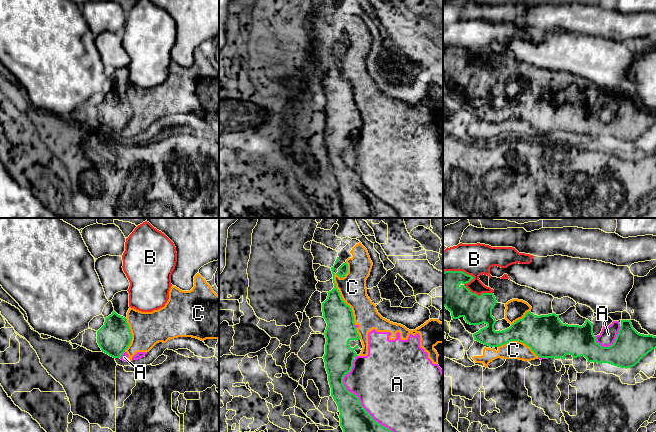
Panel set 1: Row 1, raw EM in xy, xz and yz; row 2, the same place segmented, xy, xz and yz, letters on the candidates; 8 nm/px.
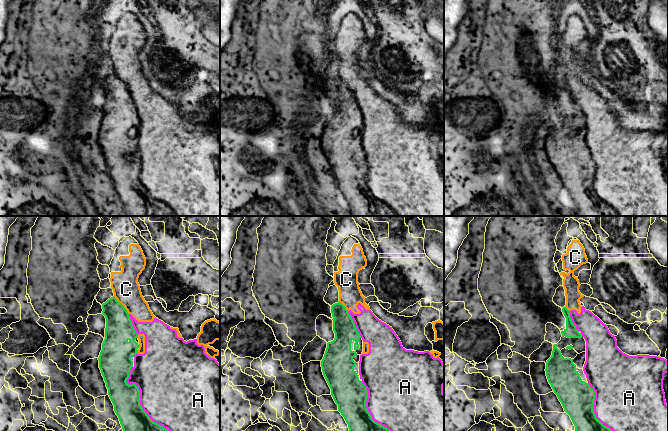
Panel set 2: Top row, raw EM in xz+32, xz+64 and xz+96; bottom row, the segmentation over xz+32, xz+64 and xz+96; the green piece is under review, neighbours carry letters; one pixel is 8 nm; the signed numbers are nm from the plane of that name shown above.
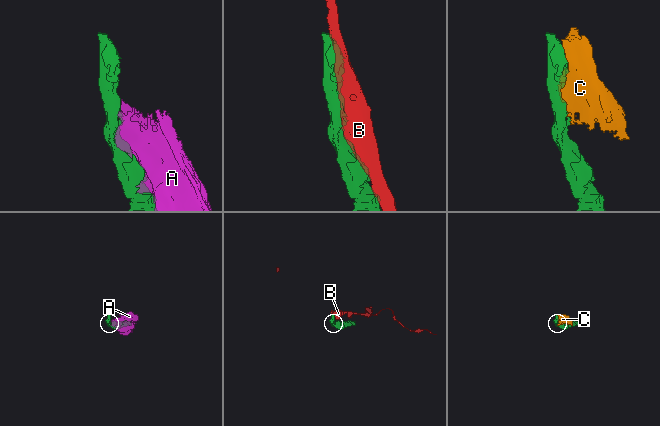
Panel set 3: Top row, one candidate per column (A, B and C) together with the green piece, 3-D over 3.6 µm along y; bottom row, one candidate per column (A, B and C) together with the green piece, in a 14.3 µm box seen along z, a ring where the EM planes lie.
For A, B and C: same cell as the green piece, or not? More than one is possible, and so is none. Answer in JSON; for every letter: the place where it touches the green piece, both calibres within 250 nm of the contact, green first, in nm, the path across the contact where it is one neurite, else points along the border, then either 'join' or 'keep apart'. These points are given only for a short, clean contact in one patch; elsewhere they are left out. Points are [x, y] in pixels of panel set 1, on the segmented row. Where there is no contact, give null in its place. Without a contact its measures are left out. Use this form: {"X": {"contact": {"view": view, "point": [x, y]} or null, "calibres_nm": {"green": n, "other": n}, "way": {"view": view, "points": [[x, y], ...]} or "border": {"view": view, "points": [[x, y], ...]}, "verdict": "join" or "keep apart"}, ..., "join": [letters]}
{"A": {"contact": {"view": "xz", "point": [357, 397]}, "calibres_nm": {"green": 220, "other": 480}, "verdict": "keep apart"}, "B": {"contact": {"view": "yz", "point": [471, 279]}, "calibres_nm": {"green": 260, "other": 260}, "verdict": "keep apart"}, "C": {"contact": {"view": "xz", "point": [336, 288]}, "calibres_nm": {"green": 220, "other": 220}, "verdict": "keep apart"}, "join": []}

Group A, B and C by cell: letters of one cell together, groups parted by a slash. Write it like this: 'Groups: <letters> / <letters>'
Groups: A C / B

